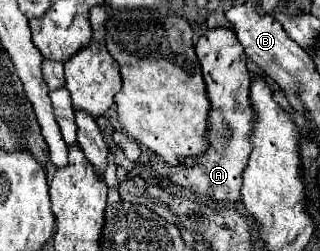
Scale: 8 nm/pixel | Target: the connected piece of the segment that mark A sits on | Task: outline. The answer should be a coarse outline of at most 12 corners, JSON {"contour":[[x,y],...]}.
{"contour":[[207,29],[195,53],[211,101],[209,149],[159,179],[237,201],[251,153],[251,75],[235,33]]}

